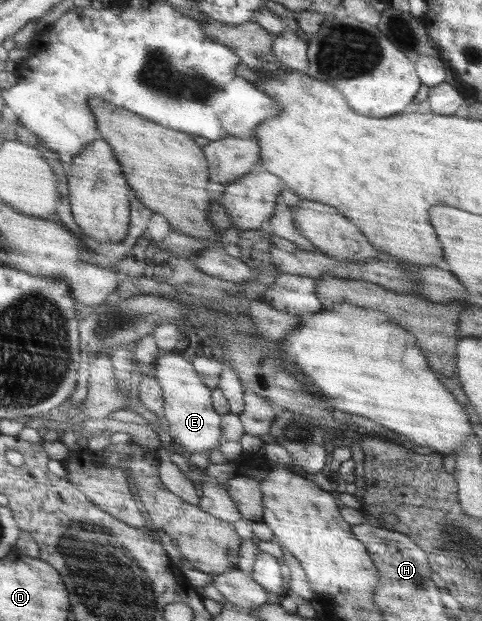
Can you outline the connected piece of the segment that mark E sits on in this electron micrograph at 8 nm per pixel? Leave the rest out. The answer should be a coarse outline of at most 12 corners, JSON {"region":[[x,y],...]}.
{"region":[[180,352],[152,371],[163,417],[186,455],[219,449],[212,390]]}

